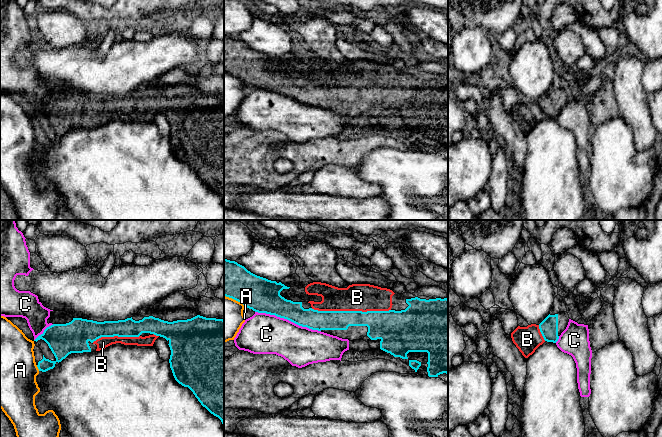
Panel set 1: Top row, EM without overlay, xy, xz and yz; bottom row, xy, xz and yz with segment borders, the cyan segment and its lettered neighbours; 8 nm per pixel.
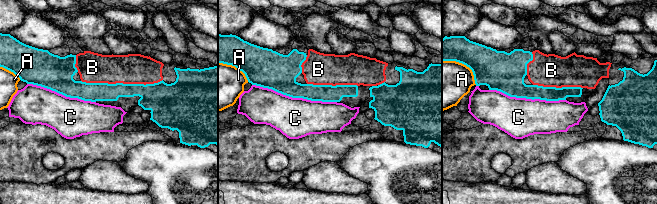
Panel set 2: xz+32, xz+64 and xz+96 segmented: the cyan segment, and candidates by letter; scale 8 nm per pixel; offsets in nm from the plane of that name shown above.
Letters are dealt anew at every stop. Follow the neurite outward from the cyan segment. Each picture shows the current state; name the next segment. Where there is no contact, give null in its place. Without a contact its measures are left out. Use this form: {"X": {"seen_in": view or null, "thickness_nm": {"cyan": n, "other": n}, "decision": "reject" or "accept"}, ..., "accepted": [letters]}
{"A": {"seen_in": "xy", "thickness_nm": {"cyan": 170, "other": 480}, "decision": "reject"}, "B": {"seen_in": "xz", "thickness_nm": {"cyan": 200, "other": 220}, "decision": "accept"}, "C": {"seen_in": "xz", "thickness_nm": {"cyan": 240, "other": 320}, "decision": "reject"}, "accepted": ["B"]}

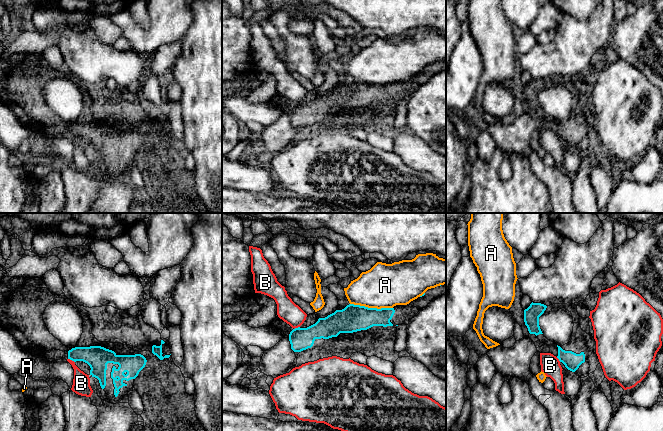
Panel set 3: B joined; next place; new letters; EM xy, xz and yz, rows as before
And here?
{"A": {"seen_in": "xz", "thickness_nm": {"cyan": 220, "other": 360}, "decision": "reject"}, "B": {"seen_in": "xy", "thickness_nm": {"cyan": 190, "other": 140}, "decision": "reject"}, "accepted": []}

